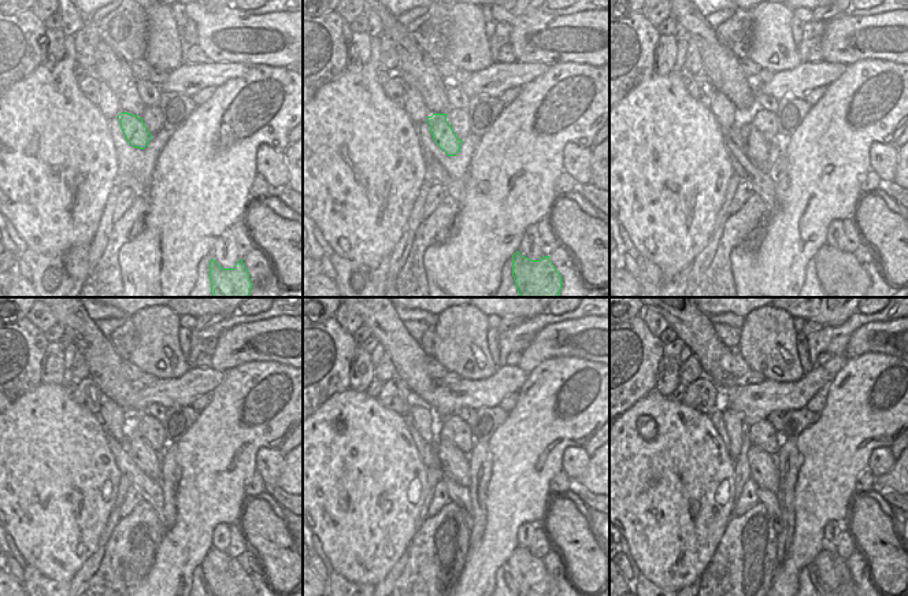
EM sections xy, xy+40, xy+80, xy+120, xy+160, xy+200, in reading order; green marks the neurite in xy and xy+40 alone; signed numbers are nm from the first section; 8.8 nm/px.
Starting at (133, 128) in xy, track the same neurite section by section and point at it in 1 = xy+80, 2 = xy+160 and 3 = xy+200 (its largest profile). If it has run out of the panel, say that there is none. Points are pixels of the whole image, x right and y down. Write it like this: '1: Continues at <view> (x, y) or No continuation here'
1: Continues at xy+80 (753, 144)
2: Continues at xy+160 (454, 462)
3: Continues at xy+200 (764, 472).

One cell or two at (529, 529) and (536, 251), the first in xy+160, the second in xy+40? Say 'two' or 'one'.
one

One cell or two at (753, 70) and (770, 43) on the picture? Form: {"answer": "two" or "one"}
{"answer": "two"}

